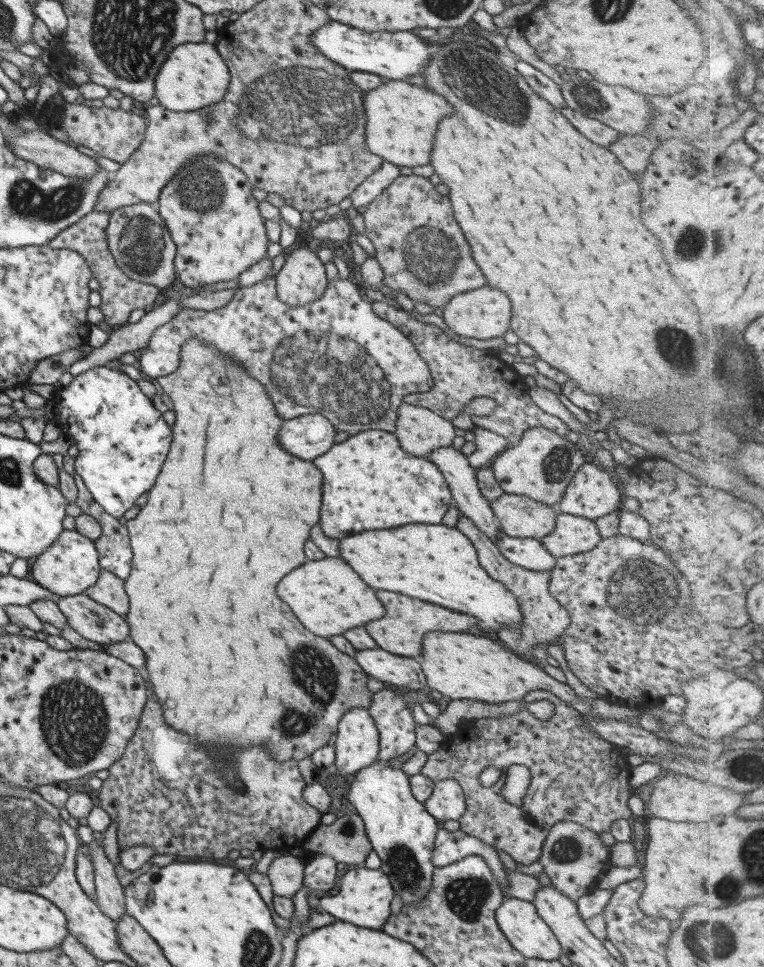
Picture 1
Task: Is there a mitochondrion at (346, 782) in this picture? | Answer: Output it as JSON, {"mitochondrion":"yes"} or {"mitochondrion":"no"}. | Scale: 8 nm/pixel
{"mitochondrion":"no"}

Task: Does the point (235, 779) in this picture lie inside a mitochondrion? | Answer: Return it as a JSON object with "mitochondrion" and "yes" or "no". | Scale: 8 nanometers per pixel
{"mitochondrion":"yes"}

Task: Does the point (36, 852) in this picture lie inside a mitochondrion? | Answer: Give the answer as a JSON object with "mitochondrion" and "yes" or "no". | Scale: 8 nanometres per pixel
{"mitochondrion":"yes"}

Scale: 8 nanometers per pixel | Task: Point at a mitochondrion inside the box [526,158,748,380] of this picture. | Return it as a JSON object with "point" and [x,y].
{"point":[692,240]}

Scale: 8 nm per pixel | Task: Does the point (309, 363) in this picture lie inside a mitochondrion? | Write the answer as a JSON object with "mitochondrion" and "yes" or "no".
{"mitochondrion":"yes"}

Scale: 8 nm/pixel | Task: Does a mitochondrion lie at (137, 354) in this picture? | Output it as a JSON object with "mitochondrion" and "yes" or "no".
{"mitochondrion":"no"}

